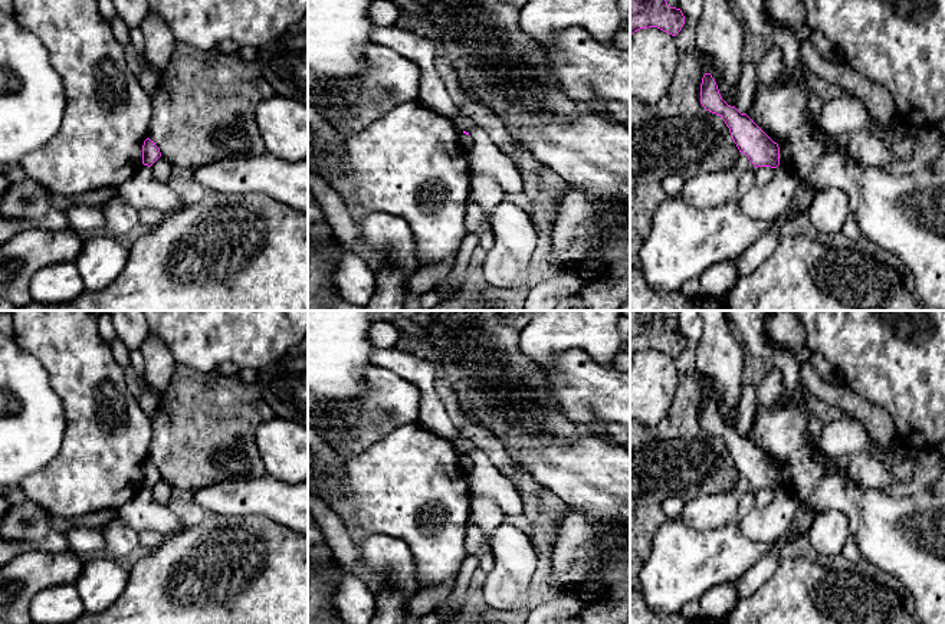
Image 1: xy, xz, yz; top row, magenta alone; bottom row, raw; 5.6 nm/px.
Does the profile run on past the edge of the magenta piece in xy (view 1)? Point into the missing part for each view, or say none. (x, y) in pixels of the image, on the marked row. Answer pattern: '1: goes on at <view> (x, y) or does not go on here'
1: does not go on here

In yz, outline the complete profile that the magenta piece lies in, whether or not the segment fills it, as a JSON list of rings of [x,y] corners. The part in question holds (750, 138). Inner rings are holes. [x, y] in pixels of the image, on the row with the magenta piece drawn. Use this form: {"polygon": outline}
{"polygon": [[[705,73],[700,83],[702,106],[719,115],[729,128],[739,152],[758,167],[777,168],[780,165],[780,147],[747,114],[728,105],[711,73]]]}

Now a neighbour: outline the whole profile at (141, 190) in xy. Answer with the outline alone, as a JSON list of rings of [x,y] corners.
[[[144,164],[117,193],[138,213],[142,208],[157,208],[165,217],[188,206],[168,184],[155,180],[151,167]]]

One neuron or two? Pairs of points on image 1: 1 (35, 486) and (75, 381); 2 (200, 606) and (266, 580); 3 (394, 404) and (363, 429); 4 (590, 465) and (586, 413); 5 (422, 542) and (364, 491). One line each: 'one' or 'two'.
1: one
2: one
3: one
4: two
5: one

